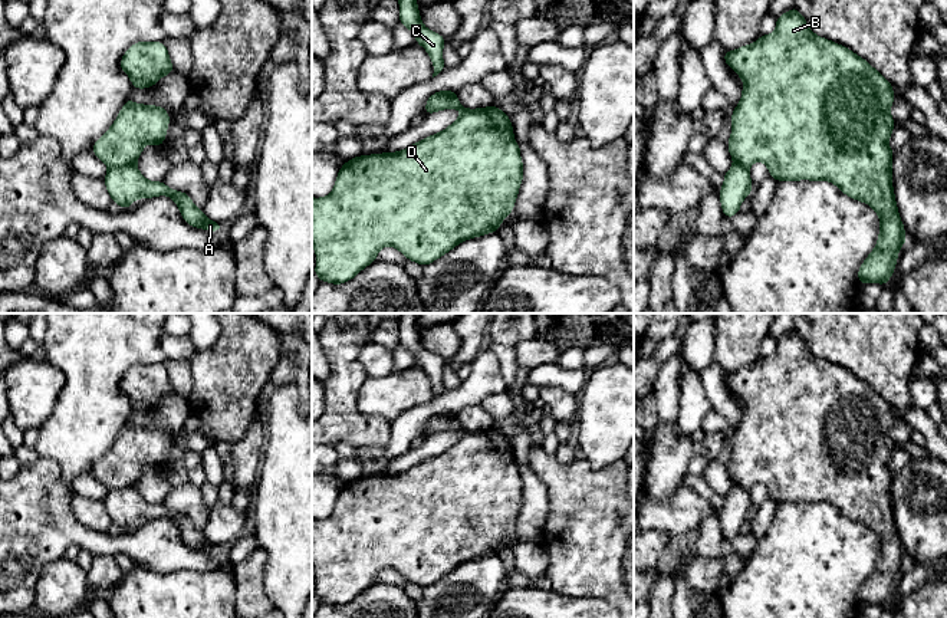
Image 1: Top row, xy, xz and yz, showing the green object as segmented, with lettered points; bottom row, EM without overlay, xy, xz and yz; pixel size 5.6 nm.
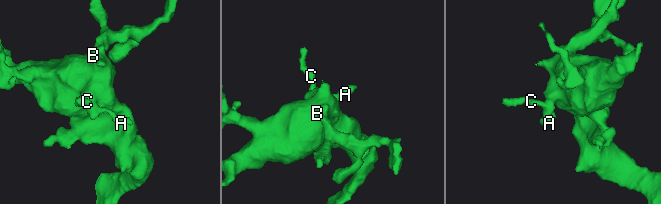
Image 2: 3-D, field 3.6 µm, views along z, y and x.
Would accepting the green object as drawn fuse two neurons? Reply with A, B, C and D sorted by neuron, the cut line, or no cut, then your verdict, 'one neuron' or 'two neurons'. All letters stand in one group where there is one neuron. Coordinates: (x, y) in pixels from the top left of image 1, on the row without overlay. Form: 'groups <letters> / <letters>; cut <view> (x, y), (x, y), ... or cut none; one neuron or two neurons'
groups A C / B D; cut xy (134, 486), (112, 487), (109, 490); two neurons

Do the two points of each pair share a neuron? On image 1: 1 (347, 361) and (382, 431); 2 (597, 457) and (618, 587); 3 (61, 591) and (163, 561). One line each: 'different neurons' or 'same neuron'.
1: same neuron
2: different neurons
3: different neurons

